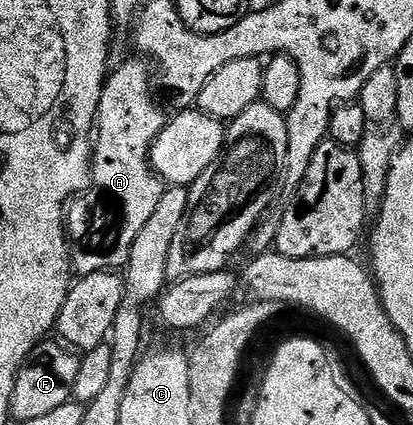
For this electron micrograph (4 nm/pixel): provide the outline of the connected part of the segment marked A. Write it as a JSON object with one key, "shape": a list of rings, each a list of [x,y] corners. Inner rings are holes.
{"shape":[[[129,59],[118,66],[103,85],[97,136],[93,141],[91,183],[85,193],[87,201],[76,200],[65,213],[71,267],[84,277],[94,273],[106,275],[110,269],[122,270],[129,263],[133,242],[145,223],[149,223],[165,188],[151,167],[151,148],[163,130],[165,116],[151,102],[153,81],[147,78],[144,62],[139,61]]]}

